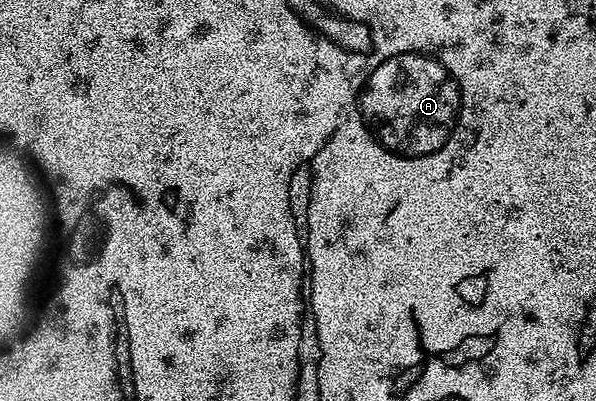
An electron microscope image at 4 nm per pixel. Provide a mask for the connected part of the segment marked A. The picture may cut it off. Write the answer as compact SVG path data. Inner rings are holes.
M402 52L381 62L381 66L367 75L367 83L359 94L359 109L376 140L388 152L395 152L398 156L424 156L430 152L439 152L441 146L445 146L459 114L459 108L455 105L458 88L451 88L453 81L447 67L438 58L421 52Z

